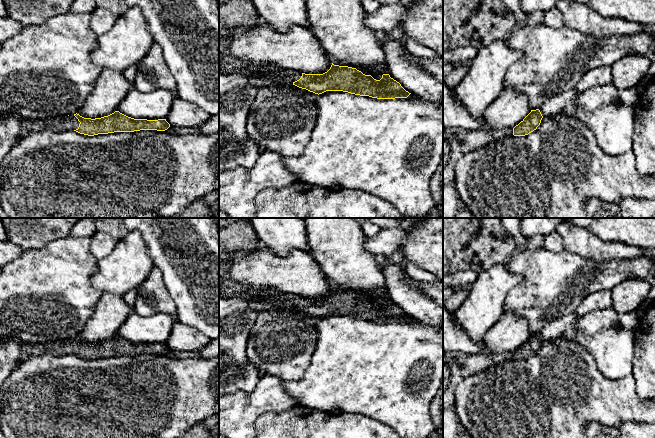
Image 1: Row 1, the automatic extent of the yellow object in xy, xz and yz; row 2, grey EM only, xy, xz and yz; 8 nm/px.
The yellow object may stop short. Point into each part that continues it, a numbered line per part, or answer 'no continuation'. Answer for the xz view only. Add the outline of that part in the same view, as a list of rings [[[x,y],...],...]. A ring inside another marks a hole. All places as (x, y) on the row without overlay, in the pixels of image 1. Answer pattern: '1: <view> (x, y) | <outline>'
1: xz (227, 288) | [[[219,277],[219,296],[244,296],[250,300],[269,299],[275,309],[292,310],[302,300],[301,296],[280,291],[268,292],[265,288],[237,283],[228,277]]]

